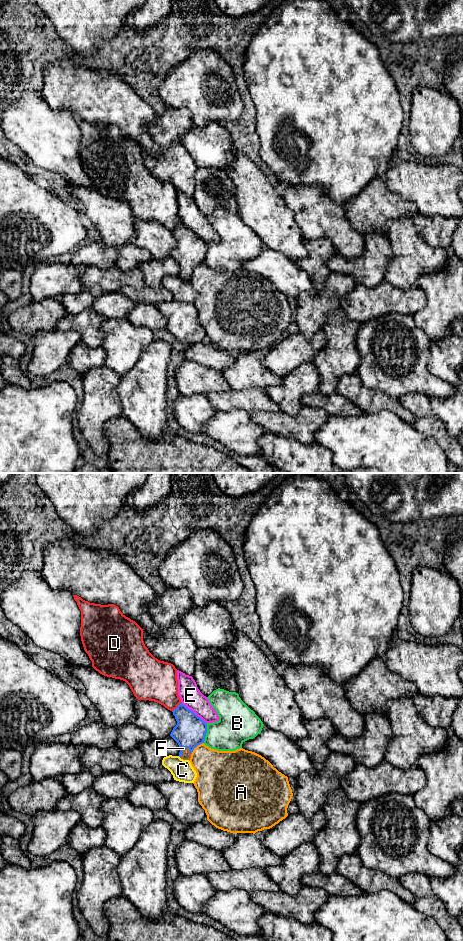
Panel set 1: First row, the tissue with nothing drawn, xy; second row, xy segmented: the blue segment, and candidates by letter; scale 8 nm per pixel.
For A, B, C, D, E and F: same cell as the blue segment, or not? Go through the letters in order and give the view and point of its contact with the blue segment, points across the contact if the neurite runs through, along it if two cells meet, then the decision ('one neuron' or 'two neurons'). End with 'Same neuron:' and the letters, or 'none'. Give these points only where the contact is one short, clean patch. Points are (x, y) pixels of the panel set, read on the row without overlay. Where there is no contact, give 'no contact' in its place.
A: xy (196, 266) | two neurons
B: xy (206, 252) | along xy (206, 243), (206, 255), (203, 262) | two neurons
C: no contact | two neurons
D: xy (177, 227) | two neurons
E: xy (192, 231) | two neurons
F: xy (181, 271) | across xy (190, 251), (186, 266), (181, 271), (186, 275) | one neuron
Same neuron: F

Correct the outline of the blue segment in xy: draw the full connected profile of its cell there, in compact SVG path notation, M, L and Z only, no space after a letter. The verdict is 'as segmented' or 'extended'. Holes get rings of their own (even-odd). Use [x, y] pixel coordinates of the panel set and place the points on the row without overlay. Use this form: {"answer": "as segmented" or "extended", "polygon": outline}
{"answer": "extended", "polygon": "M182 223L172 232L177 245L173 248L170 256L179 265L179 277L183 280L190 280L193 270L204 263L207 244Z"}

